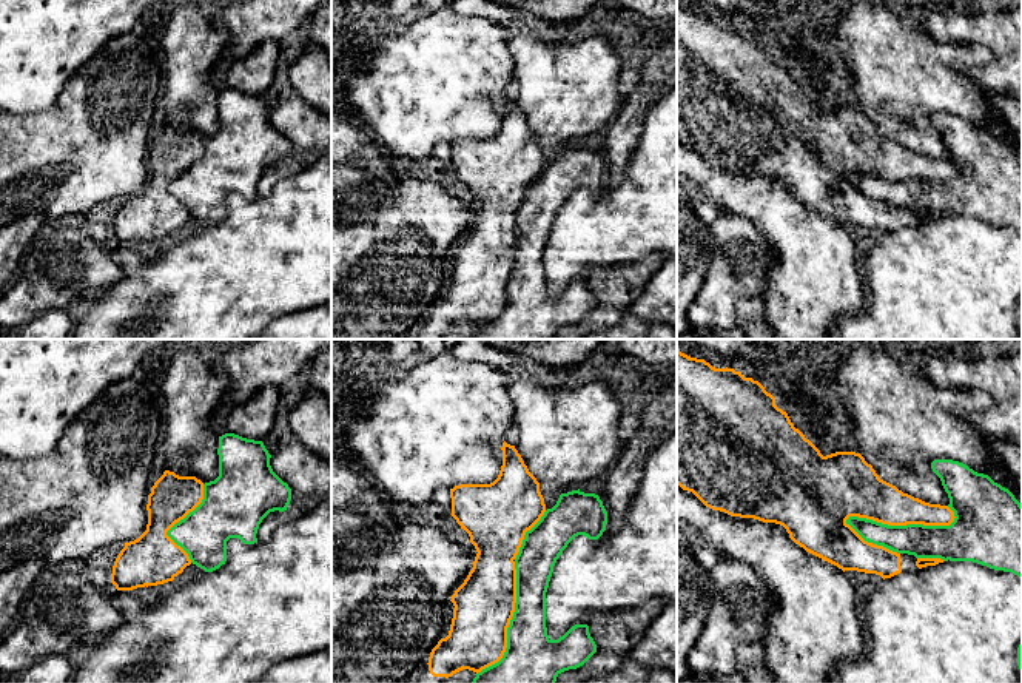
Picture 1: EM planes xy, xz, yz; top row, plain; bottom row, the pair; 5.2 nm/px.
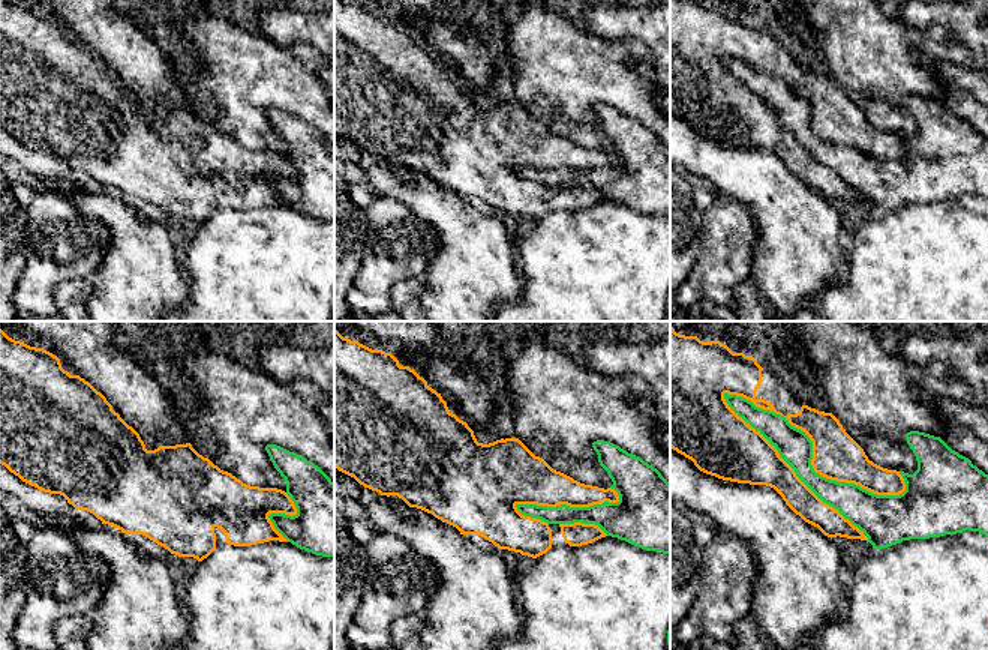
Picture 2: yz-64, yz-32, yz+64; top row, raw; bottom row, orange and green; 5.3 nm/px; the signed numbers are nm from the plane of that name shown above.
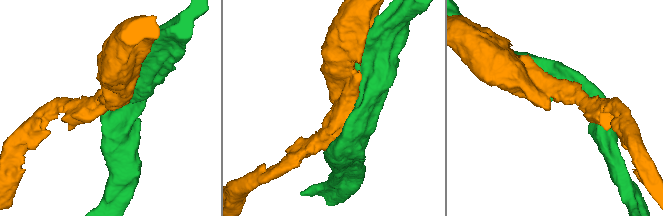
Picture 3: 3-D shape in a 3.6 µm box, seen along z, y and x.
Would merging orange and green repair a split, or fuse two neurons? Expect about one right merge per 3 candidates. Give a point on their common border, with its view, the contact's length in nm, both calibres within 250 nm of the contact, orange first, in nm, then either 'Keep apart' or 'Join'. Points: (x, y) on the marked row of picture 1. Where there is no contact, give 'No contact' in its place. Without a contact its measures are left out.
Touches orange at yz (899, 524). Shared border 600 nm. Thickness 240 nm (orange) against 180 nm. Keep apart

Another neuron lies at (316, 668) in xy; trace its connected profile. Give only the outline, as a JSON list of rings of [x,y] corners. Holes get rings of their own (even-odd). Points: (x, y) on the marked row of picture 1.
[[[331,646],[273,664],[256,683],[331,683]]]

